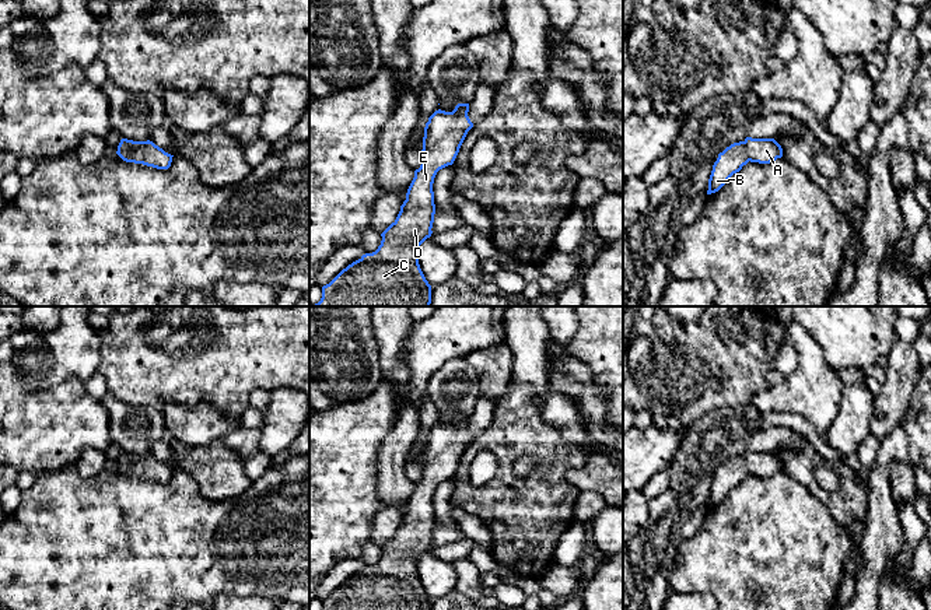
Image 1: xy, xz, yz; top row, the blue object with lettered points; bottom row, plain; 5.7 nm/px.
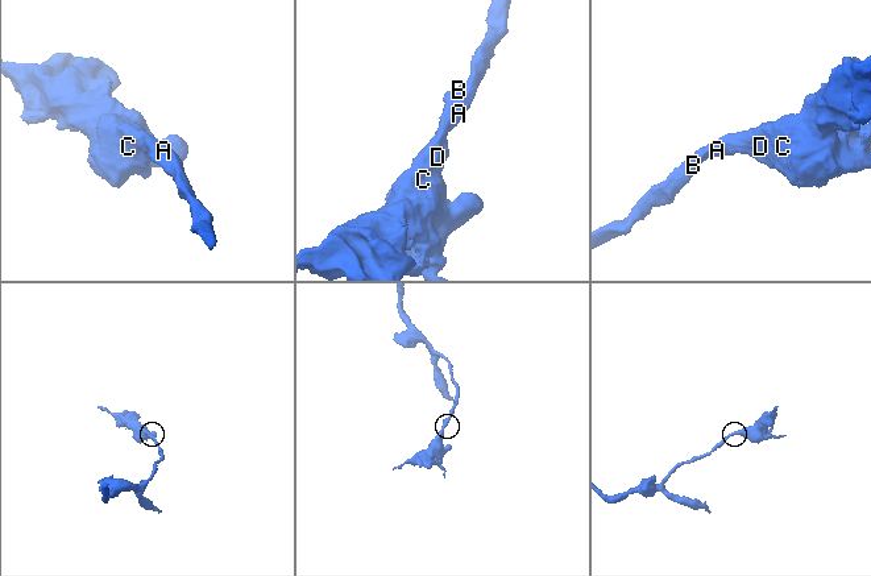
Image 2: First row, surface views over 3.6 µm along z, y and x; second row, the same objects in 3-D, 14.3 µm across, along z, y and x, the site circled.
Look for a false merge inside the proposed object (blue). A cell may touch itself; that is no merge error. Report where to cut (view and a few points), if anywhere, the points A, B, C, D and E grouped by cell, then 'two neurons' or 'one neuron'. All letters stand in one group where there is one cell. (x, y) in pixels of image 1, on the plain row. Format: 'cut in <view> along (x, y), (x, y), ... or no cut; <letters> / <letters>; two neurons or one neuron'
no cut; A B C D E; one neuron

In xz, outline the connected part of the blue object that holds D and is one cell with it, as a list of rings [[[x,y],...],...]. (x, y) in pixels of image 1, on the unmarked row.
[[[458,417],[452,425],[438,423],[428,431],[424,441],[421,478],[414,484],[396,533],[381,547],[378,562],[343,582],[322,600],[322,610],[431,610],[431,599],[420,582],[417,562],[433,547],[434,491],[440,483],[454,477],[468,445],[473,441],[468,425],[469,417]]]

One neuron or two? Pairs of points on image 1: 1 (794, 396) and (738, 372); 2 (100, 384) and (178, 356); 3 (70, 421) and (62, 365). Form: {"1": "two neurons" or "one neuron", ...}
{"1": "two neurons", "2": "two neurons", "3": "two neurons"}

